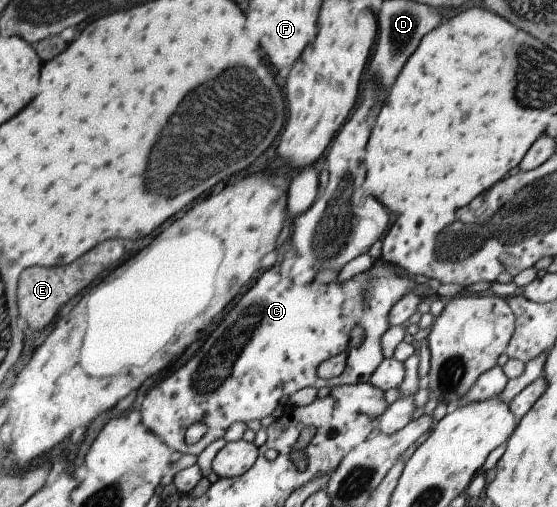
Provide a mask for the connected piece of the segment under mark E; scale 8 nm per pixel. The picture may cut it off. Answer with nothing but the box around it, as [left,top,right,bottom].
[21,239,125,329]

